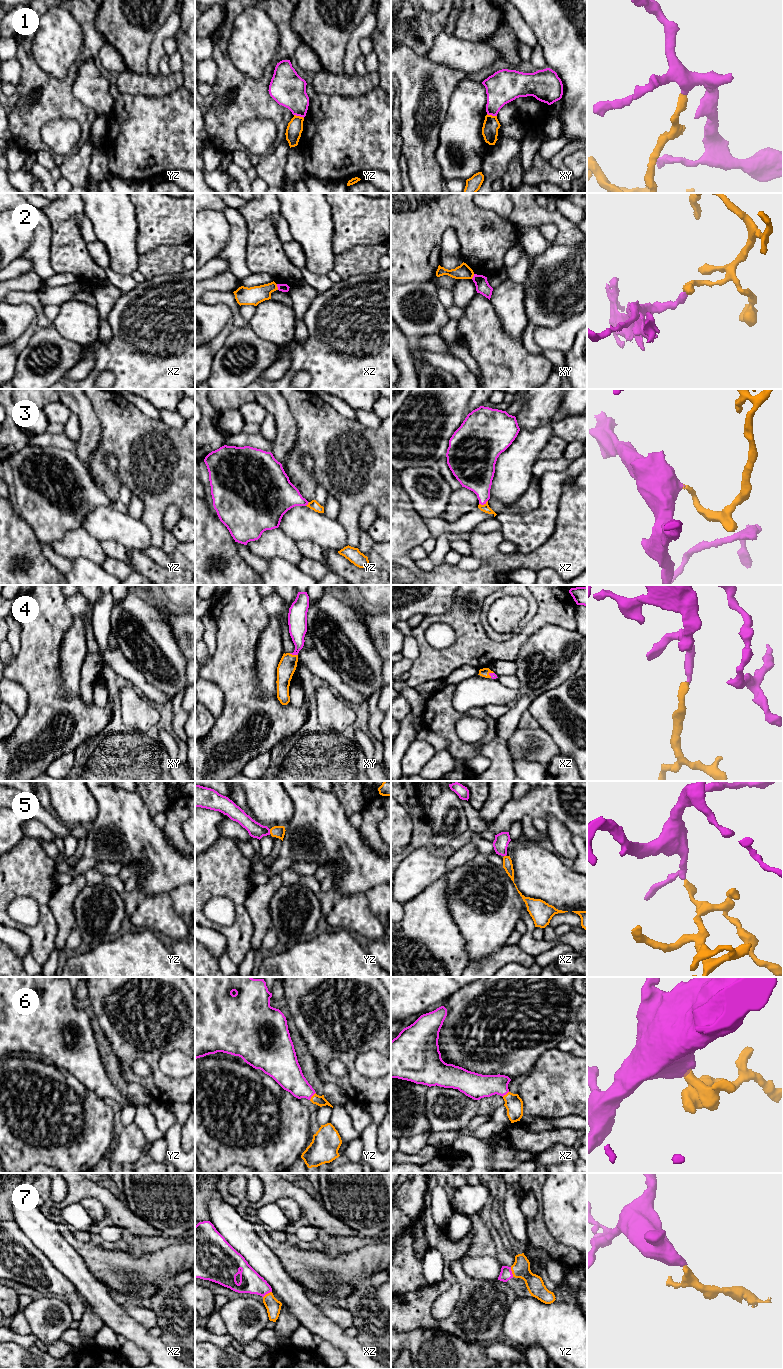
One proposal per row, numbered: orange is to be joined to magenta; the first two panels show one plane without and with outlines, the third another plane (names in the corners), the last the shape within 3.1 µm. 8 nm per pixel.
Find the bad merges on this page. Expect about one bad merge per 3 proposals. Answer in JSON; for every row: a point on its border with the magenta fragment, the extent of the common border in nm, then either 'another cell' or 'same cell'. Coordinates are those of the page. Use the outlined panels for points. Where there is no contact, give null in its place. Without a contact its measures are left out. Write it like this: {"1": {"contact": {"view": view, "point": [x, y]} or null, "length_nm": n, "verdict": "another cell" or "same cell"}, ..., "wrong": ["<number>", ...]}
{"1": {"contact": {"view": "yz", "point": [299, 115]}, "length_nm": 90, "verdict": "another cell"}, "2": {"contact": {"view": "xz", "point": [277, 286]}, "length_nm": 50, "verdict": "another cell"}, "3": {"contact": {"view": "xz", "point": [483, 504]}, "length_nm": 80, "verdict": "same cell"}, "4": {"contact": {"view": "xy", "point": [293, 654]}, "length_nm": 70, "verdict": "same cell"}, "5": {"contact": {"view": "yz", "point": [269, 831]}, "length_nm": 40, "verdict": "same cell"}, "6": {"contact": {"view": "yz", "point": [312, 1095]}, "length_nm": 80, "verdict": "same cell"}, "7": {"contact": {"view": "yz", "point": [511, 1272]}, "length_nm": 80, "verdict": "same cell"}, "wrong": ["1", "2"]}

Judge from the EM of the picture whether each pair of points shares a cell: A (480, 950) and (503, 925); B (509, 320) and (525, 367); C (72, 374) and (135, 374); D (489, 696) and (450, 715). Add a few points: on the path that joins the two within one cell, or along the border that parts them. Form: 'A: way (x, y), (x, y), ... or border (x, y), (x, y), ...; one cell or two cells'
A: way (484, 944), (497, 931); one cell
B: border (500, 320), (501, 327), (510, 336), (520, 340); two cells
C: border (92, 353), (94, 356), (94, 367), (82, 378); two cells
D: border (454, 688), (452, 705), (458, 711), (464, 713); two cells

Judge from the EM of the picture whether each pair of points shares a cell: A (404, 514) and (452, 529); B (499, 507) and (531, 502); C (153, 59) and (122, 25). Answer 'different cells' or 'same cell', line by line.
A: different cells
B: same cell
C: different cells

